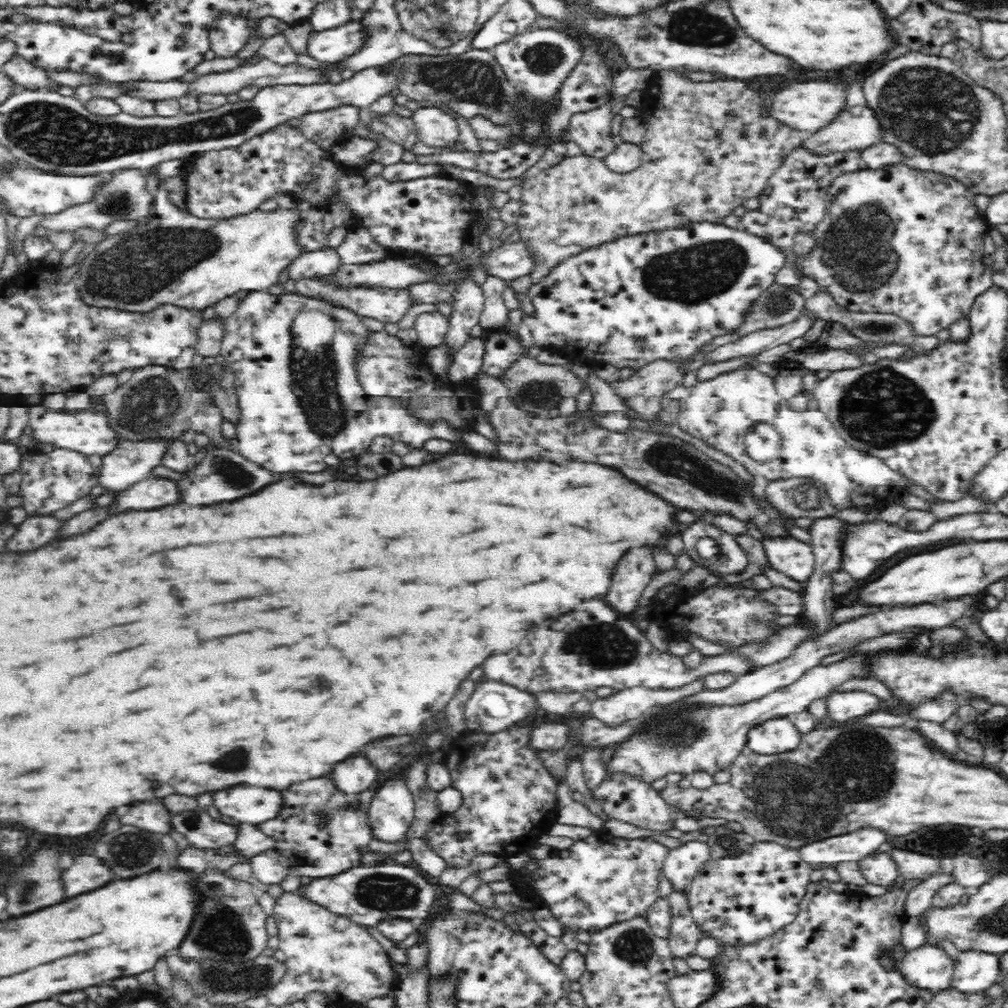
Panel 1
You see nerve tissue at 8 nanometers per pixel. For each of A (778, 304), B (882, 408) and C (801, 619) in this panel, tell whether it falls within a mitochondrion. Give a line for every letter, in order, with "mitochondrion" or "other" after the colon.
A: mitochondrion
B: mitochondrion
C: other

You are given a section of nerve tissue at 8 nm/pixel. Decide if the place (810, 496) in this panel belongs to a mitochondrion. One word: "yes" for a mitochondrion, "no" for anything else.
yes

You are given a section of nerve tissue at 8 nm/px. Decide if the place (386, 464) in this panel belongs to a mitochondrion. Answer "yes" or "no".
no

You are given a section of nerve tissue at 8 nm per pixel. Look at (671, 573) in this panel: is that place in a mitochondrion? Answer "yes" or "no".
no

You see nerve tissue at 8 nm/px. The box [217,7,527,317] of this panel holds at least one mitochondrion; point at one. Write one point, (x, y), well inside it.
(473, 81)

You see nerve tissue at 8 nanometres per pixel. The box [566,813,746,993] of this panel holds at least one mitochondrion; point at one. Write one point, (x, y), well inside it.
(636, 946)

